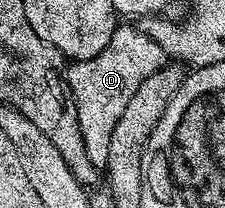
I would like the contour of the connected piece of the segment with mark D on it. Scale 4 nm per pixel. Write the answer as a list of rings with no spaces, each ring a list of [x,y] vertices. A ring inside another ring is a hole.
[[[118,25],[111,40],[107,40],[107,48],[103,48],[103,52],[90,58],[76,59],[66,69],[65,79],[75,100],[83,148],[87,148],[87,160],[91,160],[93,166],[105,167],[107,144],[119,116],[123,116],[123,108],[127,108],[131,96],[139,92],[143,80],[147,80],[151,72],[159,72],[166,62],[165,50],[151,36],[147,36],[144,29]]]

